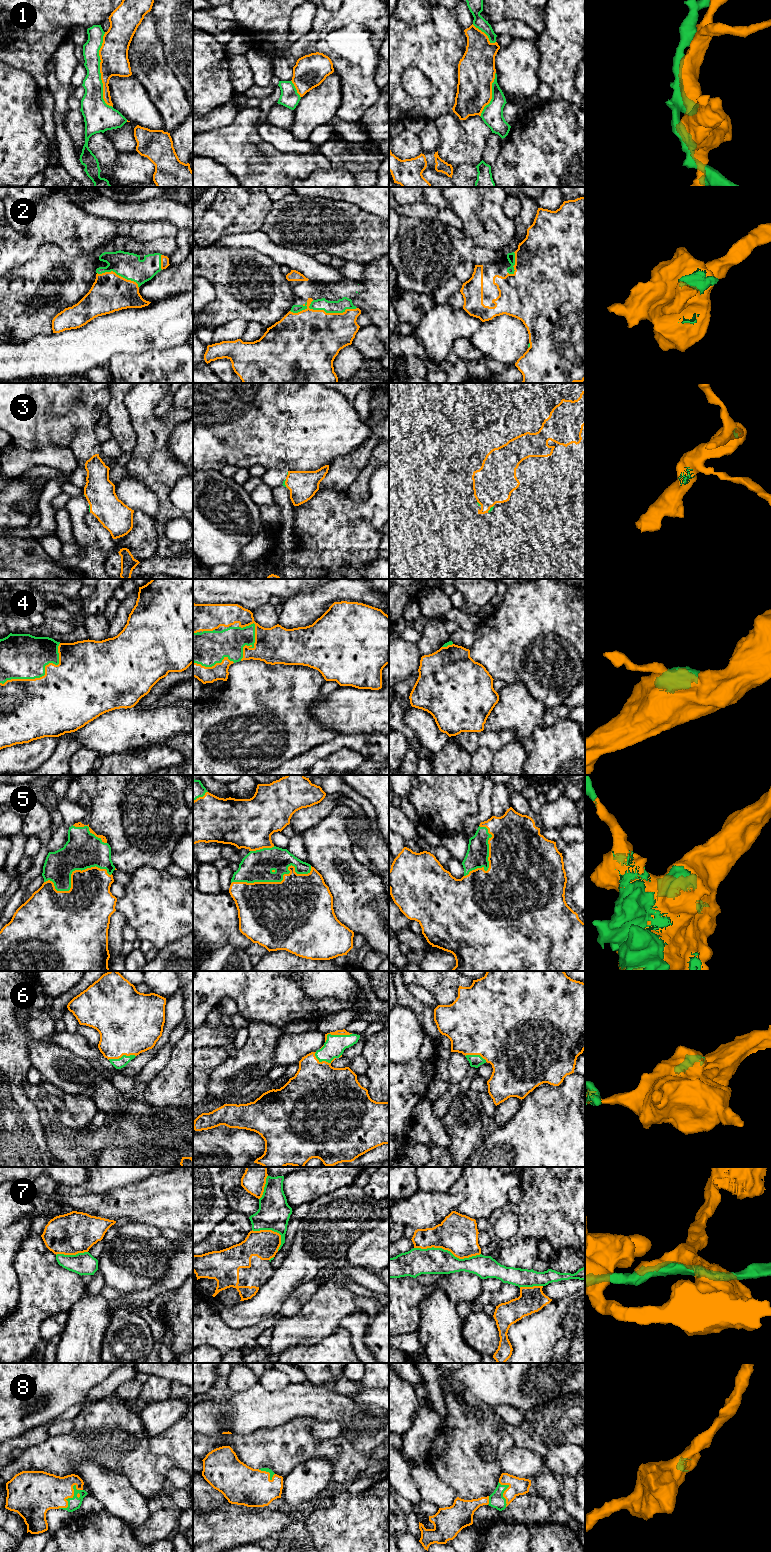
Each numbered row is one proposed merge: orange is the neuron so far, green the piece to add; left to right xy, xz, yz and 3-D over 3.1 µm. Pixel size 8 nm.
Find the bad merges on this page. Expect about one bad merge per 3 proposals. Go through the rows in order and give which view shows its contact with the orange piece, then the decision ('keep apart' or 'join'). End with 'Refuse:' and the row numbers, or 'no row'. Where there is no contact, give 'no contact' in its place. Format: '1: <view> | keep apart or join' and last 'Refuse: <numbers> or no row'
1: xy | keep apart
2: xz | join
3: xz | join
4: xy | join
5: xz | join
6: xz | join
7: yz | keep apart
8: xy | join
Refuse: 1, 7

